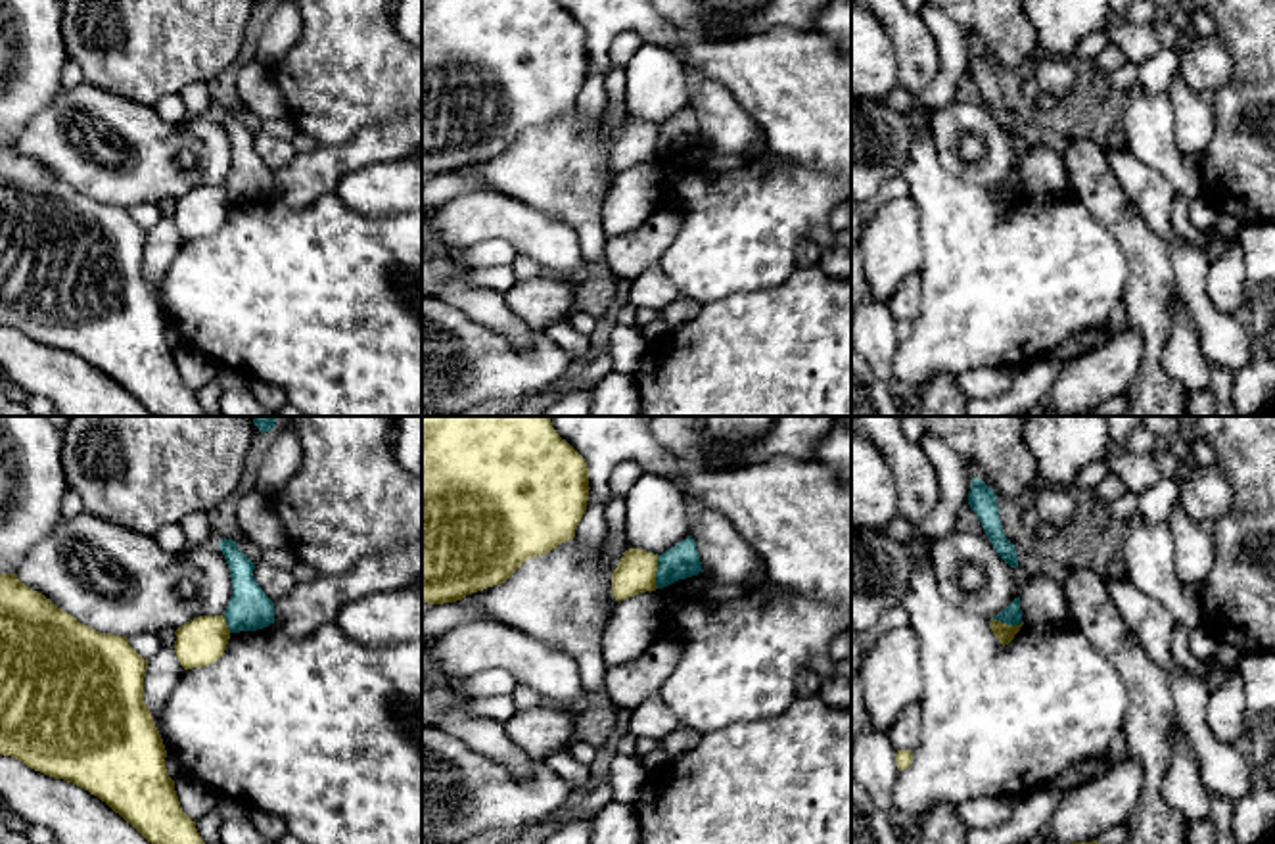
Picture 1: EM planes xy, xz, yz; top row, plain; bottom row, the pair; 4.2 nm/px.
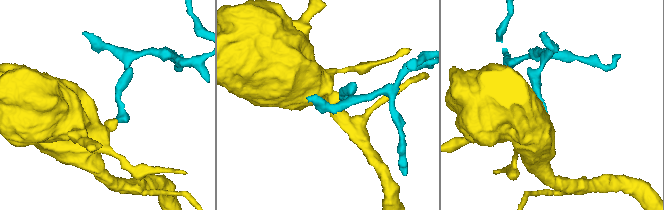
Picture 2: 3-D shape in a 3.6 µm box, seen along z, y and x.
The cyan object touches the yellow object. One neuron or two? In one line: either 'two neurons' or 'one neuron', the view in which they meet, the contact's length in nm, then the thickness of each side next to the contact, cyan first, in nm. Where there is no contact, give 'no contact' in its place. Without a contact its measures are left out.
two neurons | yz | 140 nm | 80/80 nm

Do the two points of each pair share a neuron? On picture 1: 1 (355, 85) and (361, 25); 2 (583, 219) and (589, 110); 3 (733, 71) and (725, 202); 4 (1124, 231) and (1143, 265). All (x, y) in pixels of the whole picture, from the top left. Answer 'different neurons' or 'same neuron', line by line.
1: same neuron
2: different neurons
3: different neurons
4: same neuron

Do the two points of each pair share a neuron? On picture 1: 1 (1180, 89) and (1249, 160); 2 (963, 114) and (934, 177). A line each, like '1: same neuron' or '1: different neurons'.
1: different neurons
2: different neurons

